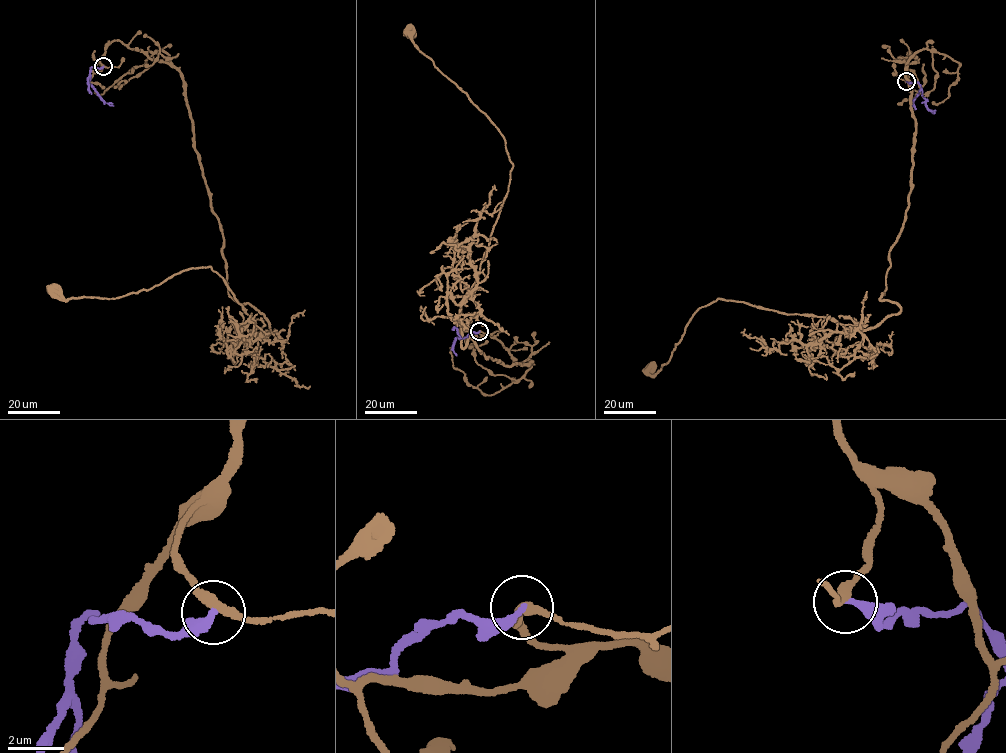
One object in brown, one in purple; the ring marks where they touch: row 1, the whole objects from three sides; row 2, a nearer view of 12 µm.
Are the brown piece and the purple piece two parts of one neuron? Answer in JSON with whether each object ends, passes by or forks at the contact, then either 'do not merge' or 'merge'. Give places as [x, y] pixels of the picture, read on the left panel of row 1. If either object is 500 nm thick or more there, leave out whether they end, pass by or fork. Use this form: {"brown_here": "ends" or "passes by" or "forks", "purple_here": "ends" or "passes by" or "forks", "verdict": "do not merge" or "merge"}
{"brown_here": "passes by", "purple_here": "ends", "verdict": "do not merge"}

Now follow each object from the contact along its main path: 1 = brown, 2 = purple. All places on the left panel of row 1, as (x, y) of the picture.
1: (103, 66), (119, 40), (180, 73), (227, 292), (270, 329), (255, 337), (209, 266), (115, 298), (53, 289)
2: (103, 67), (91, 67), (89, 81), (101, 99), (113, 106)

